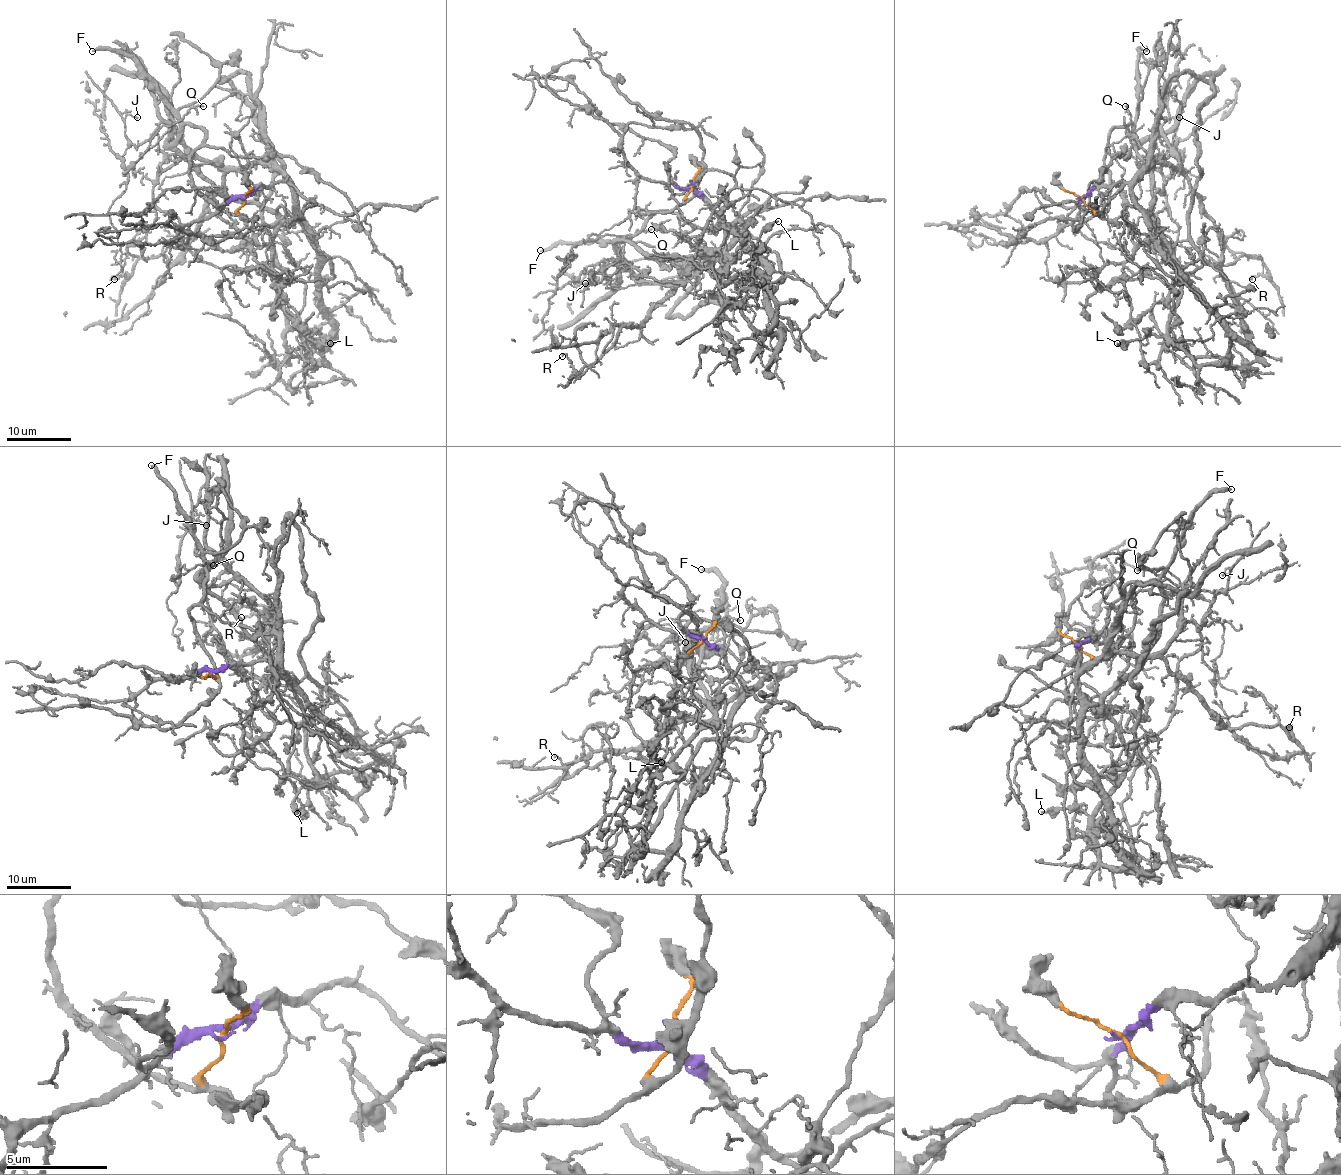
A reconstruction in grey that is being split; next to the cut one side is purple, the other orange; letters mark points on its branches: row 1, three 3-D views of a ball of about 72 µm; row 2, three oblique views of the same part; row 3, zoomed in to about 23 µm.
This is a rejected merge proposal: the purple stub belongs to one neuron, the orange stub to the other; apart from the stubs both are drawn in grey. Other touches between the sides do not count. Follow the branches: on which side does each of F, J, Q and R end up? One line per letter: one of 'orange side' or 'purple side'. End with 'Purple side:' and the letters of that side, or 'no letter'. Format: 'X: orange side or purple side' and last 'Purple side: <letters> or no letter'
F: orange side
J: purple side
Q: orange side
R: purple side
Purple side: J, R

